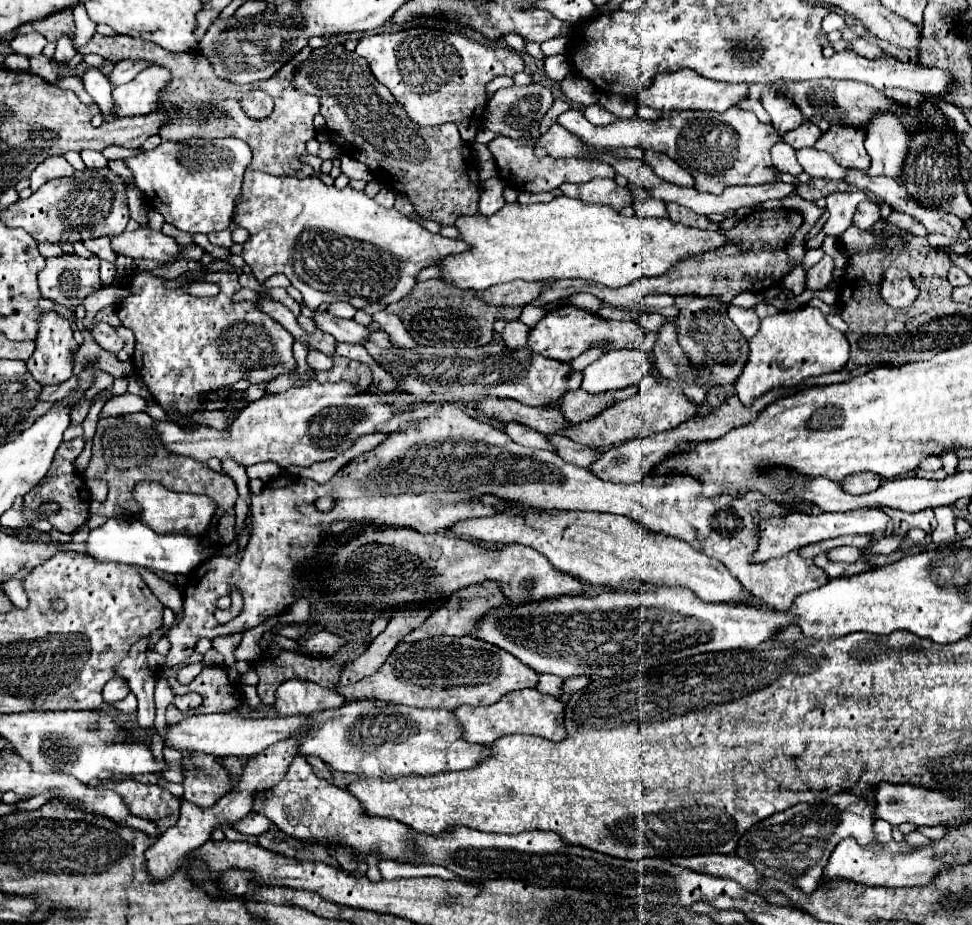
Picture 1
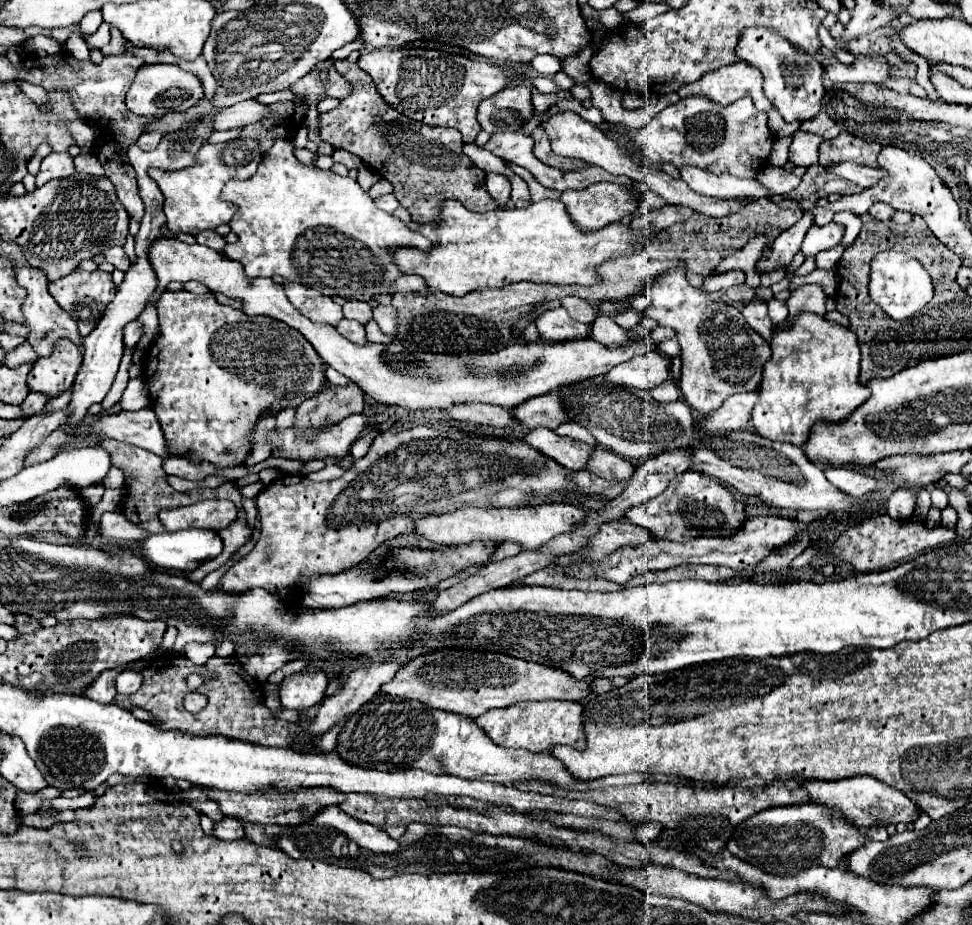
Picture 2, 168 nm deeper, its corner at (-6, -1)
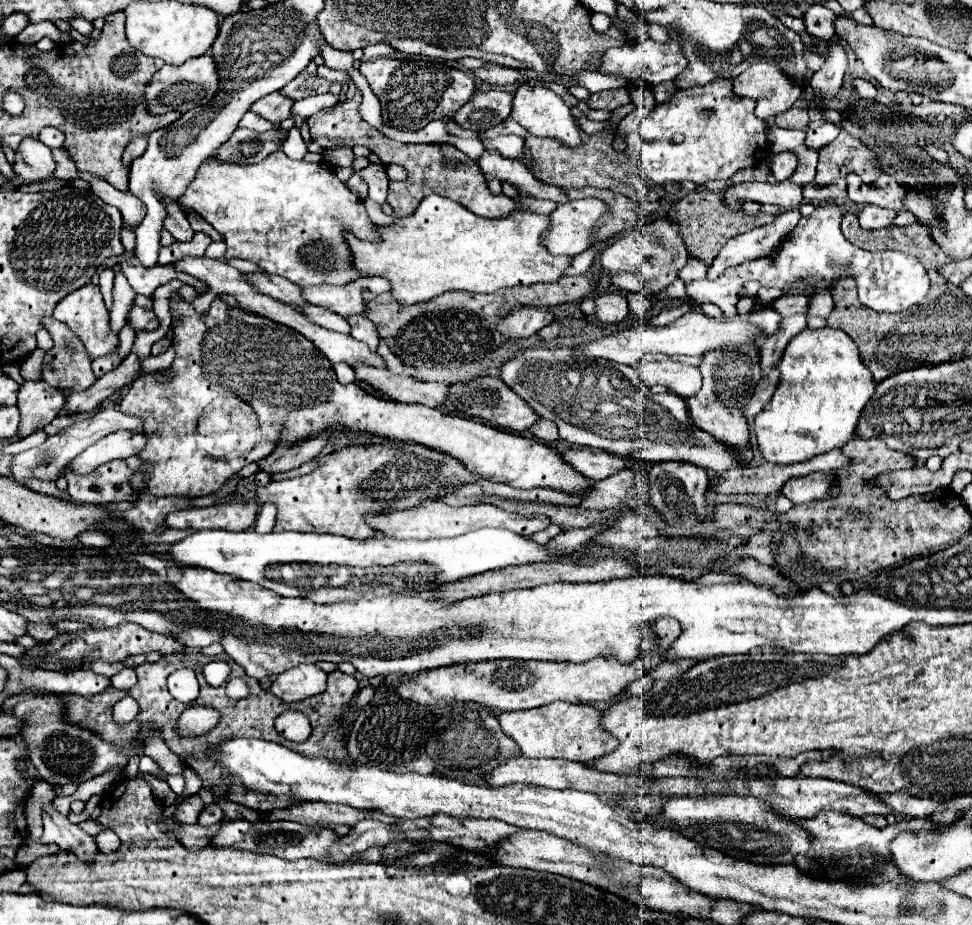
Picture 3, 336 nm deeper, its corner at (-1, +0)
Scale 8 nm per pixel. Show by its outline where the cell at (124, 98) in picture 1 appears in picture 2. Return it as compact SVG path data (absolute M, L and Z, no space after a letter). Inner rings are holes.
M144 65L126 95L126 105L134 115L144 117L156 117L156 115L168 115L172 111L186 111L194 107L200 99L204 99L202 81L190 73L182 71L178 65Z

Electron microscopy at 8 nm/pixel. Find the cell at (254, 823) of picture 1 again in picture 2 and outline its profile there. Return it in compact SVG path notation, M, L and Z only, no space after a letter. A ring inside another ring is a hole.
M224 817L222 821L214 823L214 831L212 831L212 835L216 835L216 839L226 839L226 841L240 839L240 837L244 837L242 821L232 819L232 817Z

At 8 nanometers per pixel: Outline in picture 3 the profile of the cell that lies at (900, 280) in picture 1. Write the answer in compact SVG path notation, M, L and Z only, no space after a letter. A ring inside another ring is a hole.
M819 206L815 208L815 212L811 216L805 216L799 220L799 224L793 228L793 232L785 238L785 242L767 258L759 258L747 264L739 264L733 268L727 268L717 280L699 280L699 282L689 282L687 294L697 300L697 302L713 302L723 310L725 318L735 318L737 316L737 300L739 300L739 288L747 282L747 280L757 280L761 286L771 286L771 288L785 288L785 286L795 286L793 294L807 294L805 286L809 288L831 288L837 280L845 278L845 276L853 276L857 280L857 290L859 290L859 302L875 312L905 312L911 306L919 304L927 292L929 292L929 276L923 268L923 264L909 254L903 252L895 252L895 250L883 250L883 252L867 252L861 250L847 242L843 232L841 232L841 216L843 210L839 206Z

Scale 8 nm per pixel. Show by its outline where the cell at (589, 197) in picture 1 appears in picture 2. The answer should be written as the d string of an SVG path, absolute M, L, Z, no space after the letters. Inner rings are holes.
M596 183L582 191L566 191L560 201L566 205L574 225L582 231L602 229L638 209L632 195L624 187L612 183Z

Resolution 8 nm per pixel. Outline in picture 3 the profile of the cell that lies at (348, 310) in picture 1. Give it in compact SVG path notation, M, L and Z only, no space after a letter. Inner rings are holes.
M363 314L351 316L351 318L347 318L347 322L351 324L351 336L353 336L355 340L365 342L369 348L377 348L377 344L379 344L379 334L377 334L375 324L373 324L367 316L363 316Z

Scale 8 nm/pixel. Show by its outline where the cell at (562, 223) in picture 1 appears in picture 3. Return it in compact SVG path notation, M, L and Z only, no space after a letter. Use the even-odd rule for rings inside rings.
M431 194L419 208L391 226L379 226L381 240L359 240L347 232L355 268L367 276L391 280L393 296L401 304L427 302L449 290L497 292L509 286L539 282L555 284L571 266L571 256L553 256L541 244L551 218L529 210L513 210L501 218L483 218L449 198Z

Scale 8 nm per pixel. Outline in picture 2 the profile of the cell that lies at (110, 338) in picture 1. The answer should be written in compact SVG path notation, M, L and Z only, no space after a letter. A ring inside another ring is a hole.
M134 321L134 323L126 325L126 329L124 329L124 345L126 347L136 347L136 343L140 341L142 335L144 335L144 329L142 329L140 321Z

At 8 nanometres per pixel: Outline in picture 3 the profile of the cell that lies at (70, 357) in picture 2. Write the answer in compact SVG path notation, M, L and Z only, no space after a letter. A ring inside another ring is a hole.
M43 378L25 380L19 388L17 406L21 410L21 424L19 424L19 438L25 438L37 430L43 430L65 402L63 392L57 386L47 384Z

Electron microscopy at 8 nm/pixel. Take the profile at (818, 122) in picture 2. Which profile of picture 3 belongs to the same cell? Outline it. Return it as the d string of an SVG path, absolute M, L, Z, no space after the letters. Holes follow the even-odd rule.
M813 118L813 120L809 120L809 126L807 126L805 144L815 148L815 150L819 150L821 146L829 144L831 140L835 140L839 132L841 132L841 128L837 124L821 120L821 118Z

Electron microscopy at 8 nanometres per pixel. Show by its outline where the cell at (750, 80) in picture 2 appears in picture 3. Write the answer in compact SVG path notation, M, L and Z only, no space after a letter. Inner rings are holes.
M767 62L751 64L745 72L733 76L731 84L737 96L747 96L757 102L755 114L761 120L785 112L801 96L801 86L787 80L777 66Z

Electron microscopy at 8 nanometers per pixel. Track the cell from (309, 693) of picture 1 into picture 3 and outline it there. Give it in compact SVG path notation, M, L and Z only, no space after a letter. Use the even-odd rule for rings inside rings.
M299 664L283 674L271 684L271 692L283 702L299 702L321 694L327 684L327 674L315 664Z

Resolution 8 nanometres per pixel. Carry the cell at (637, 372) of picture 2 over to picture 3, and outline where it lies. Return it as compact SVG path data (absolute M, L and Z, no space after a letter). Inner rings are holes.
M673 360L639 362L639 366L635 370L645 386L663 384L681 398L689 398L691 394L695 394L701 388L699 368L687 366L681 362L673 362Z

